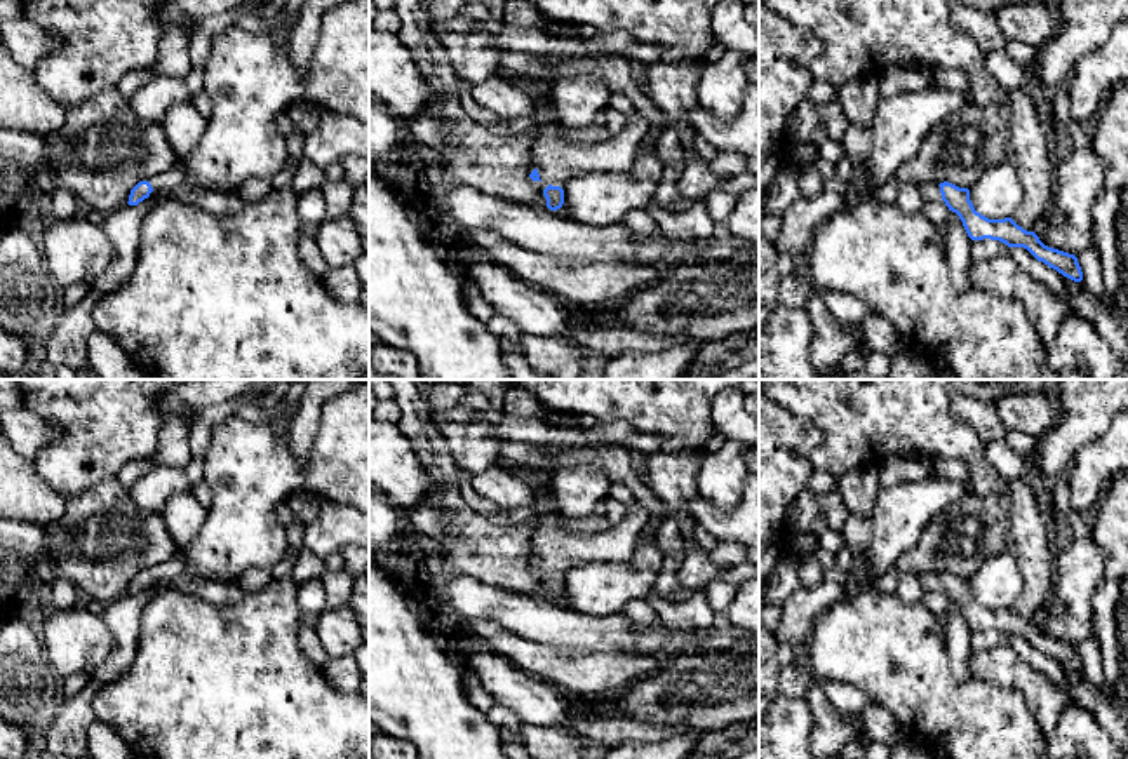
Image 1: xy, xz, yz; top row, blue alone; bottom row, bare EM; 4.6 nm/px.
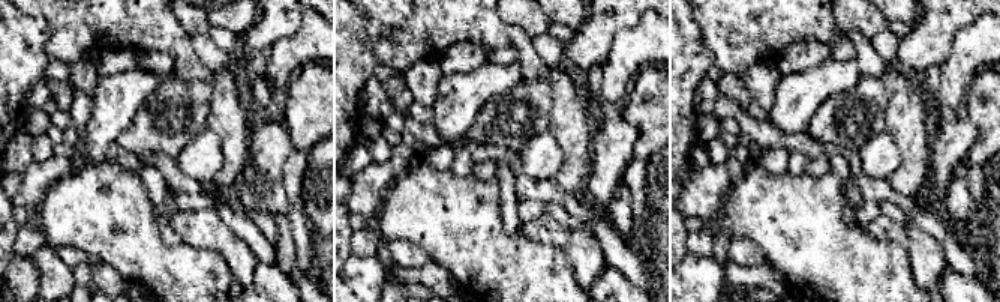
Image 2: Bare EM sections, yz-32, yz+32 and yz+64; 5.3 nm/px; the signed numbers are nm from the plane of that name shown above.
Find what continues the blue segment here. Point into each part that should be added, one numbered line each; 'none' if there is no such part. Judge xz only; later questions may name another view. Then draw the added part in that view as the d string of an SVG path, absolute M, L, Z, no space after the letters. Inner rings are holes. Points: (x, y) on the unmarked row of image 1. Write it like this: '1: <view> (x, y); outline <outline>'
1: xz (557, 550); outline M635 501L613 529L594 534L567 533L559 526L559 517L557 512L541 514L531 541L540 569L552 576L594 561L630 561L653 515Z

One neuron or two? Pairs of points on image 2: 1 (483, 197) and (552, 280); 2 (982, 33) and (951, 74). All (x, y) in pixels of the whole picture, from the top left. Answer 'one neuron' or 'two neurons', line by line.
1: one neuron
2: one neuron

